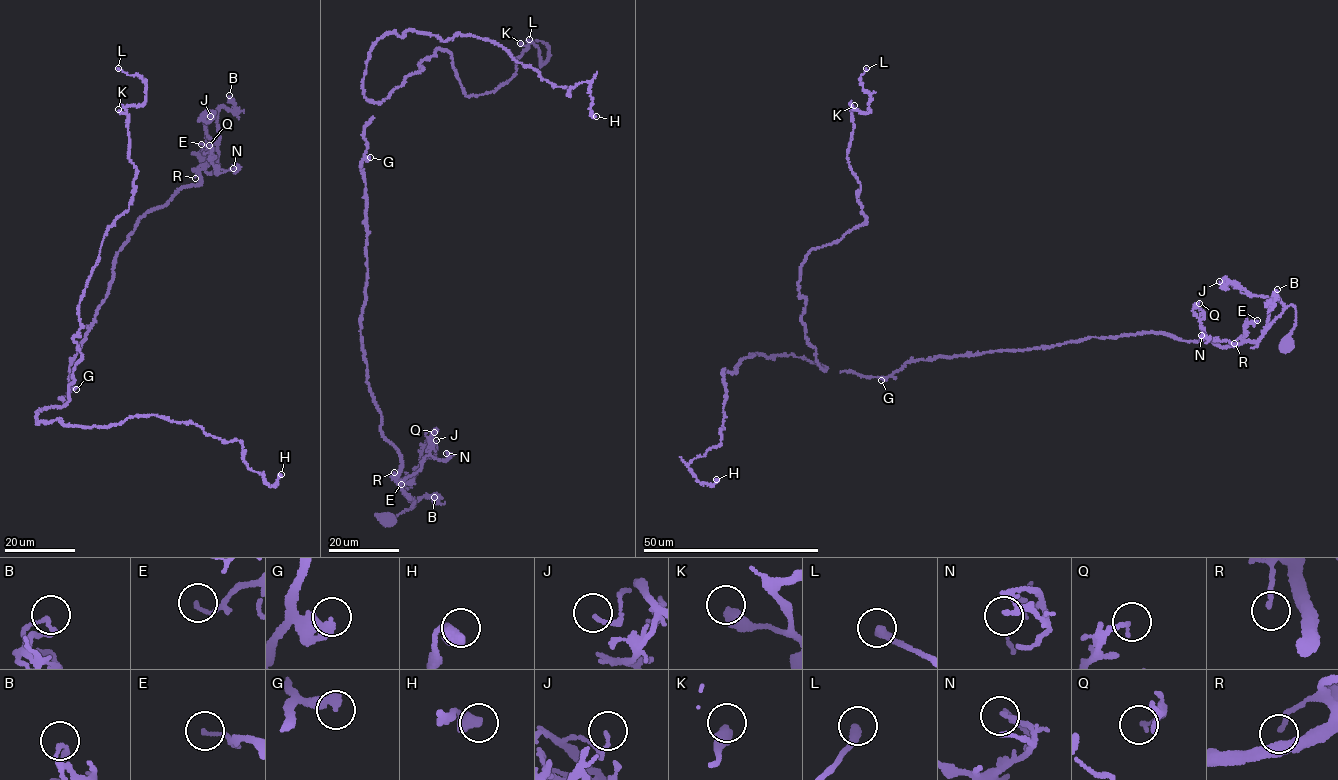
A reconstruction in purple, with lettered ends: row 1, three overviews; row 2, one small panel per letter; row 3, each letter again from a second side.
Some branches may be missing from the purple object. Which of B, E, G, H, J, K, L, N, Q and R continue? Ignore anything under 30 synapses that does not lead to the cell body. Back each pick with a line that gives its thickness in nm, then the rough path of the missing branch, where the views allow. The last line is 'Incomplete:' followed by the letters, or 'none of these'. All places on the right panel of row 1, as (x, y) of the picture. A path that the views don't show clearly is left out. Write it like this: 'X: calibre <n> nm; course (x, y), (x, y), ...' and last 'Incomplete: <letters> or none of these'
L: calibre 320 nm; course (866, 68), (861, 65), (846, 76), (840, 94)
Incomplete: L

